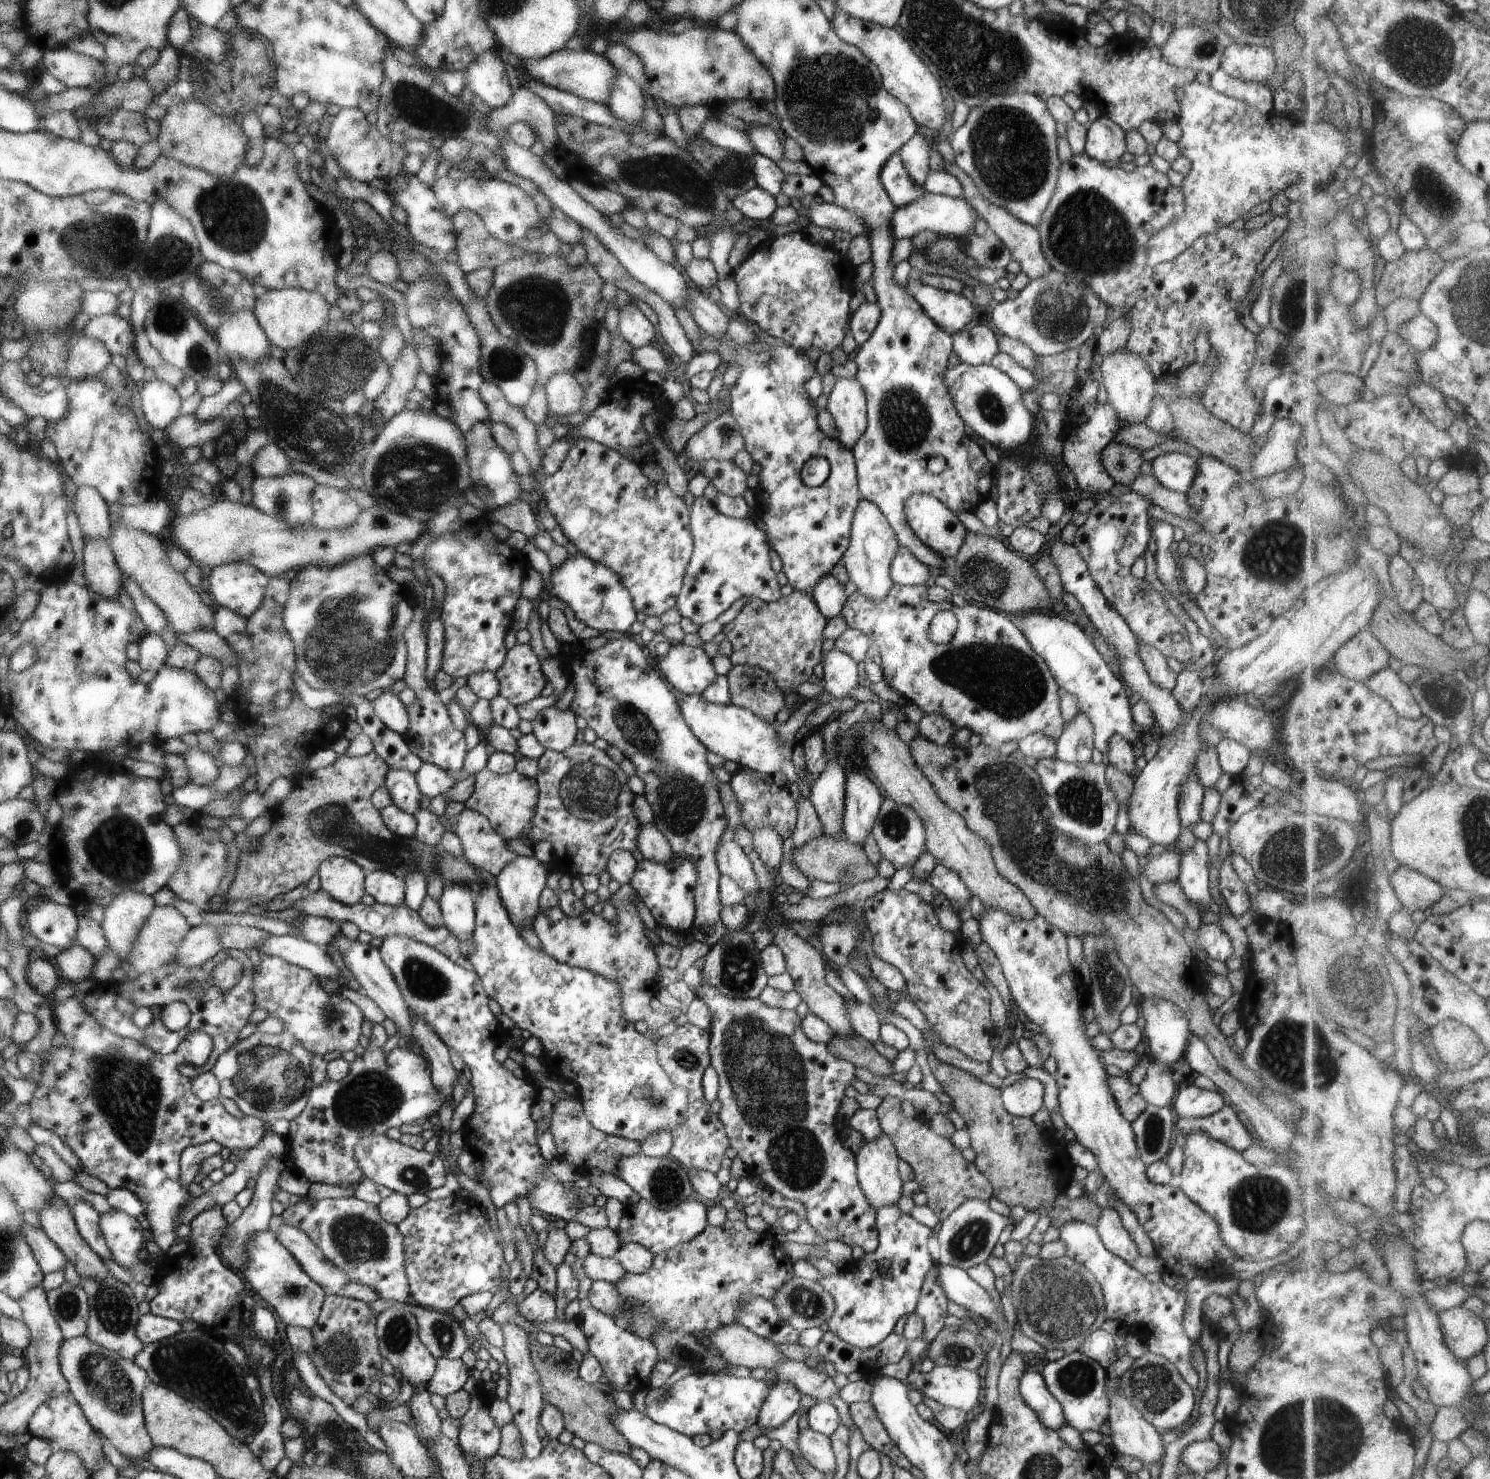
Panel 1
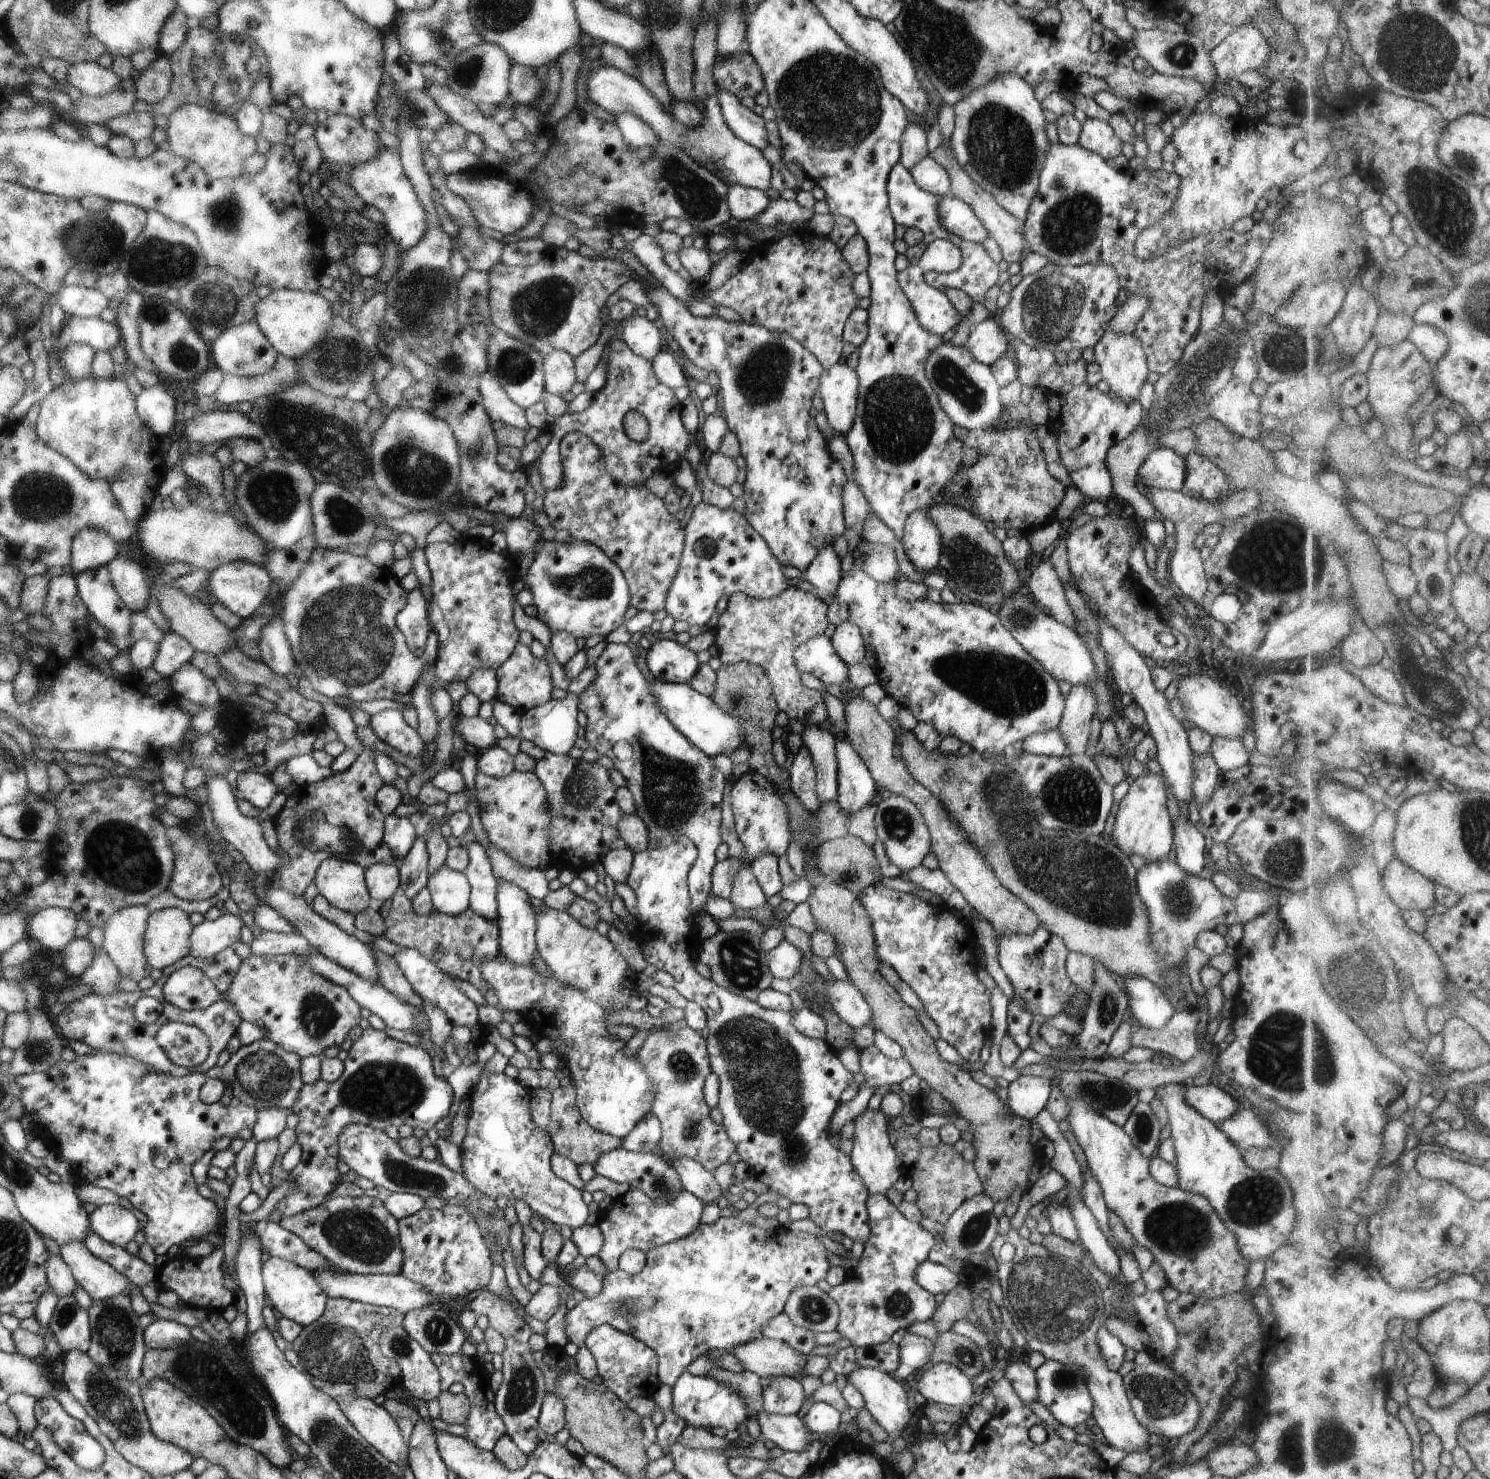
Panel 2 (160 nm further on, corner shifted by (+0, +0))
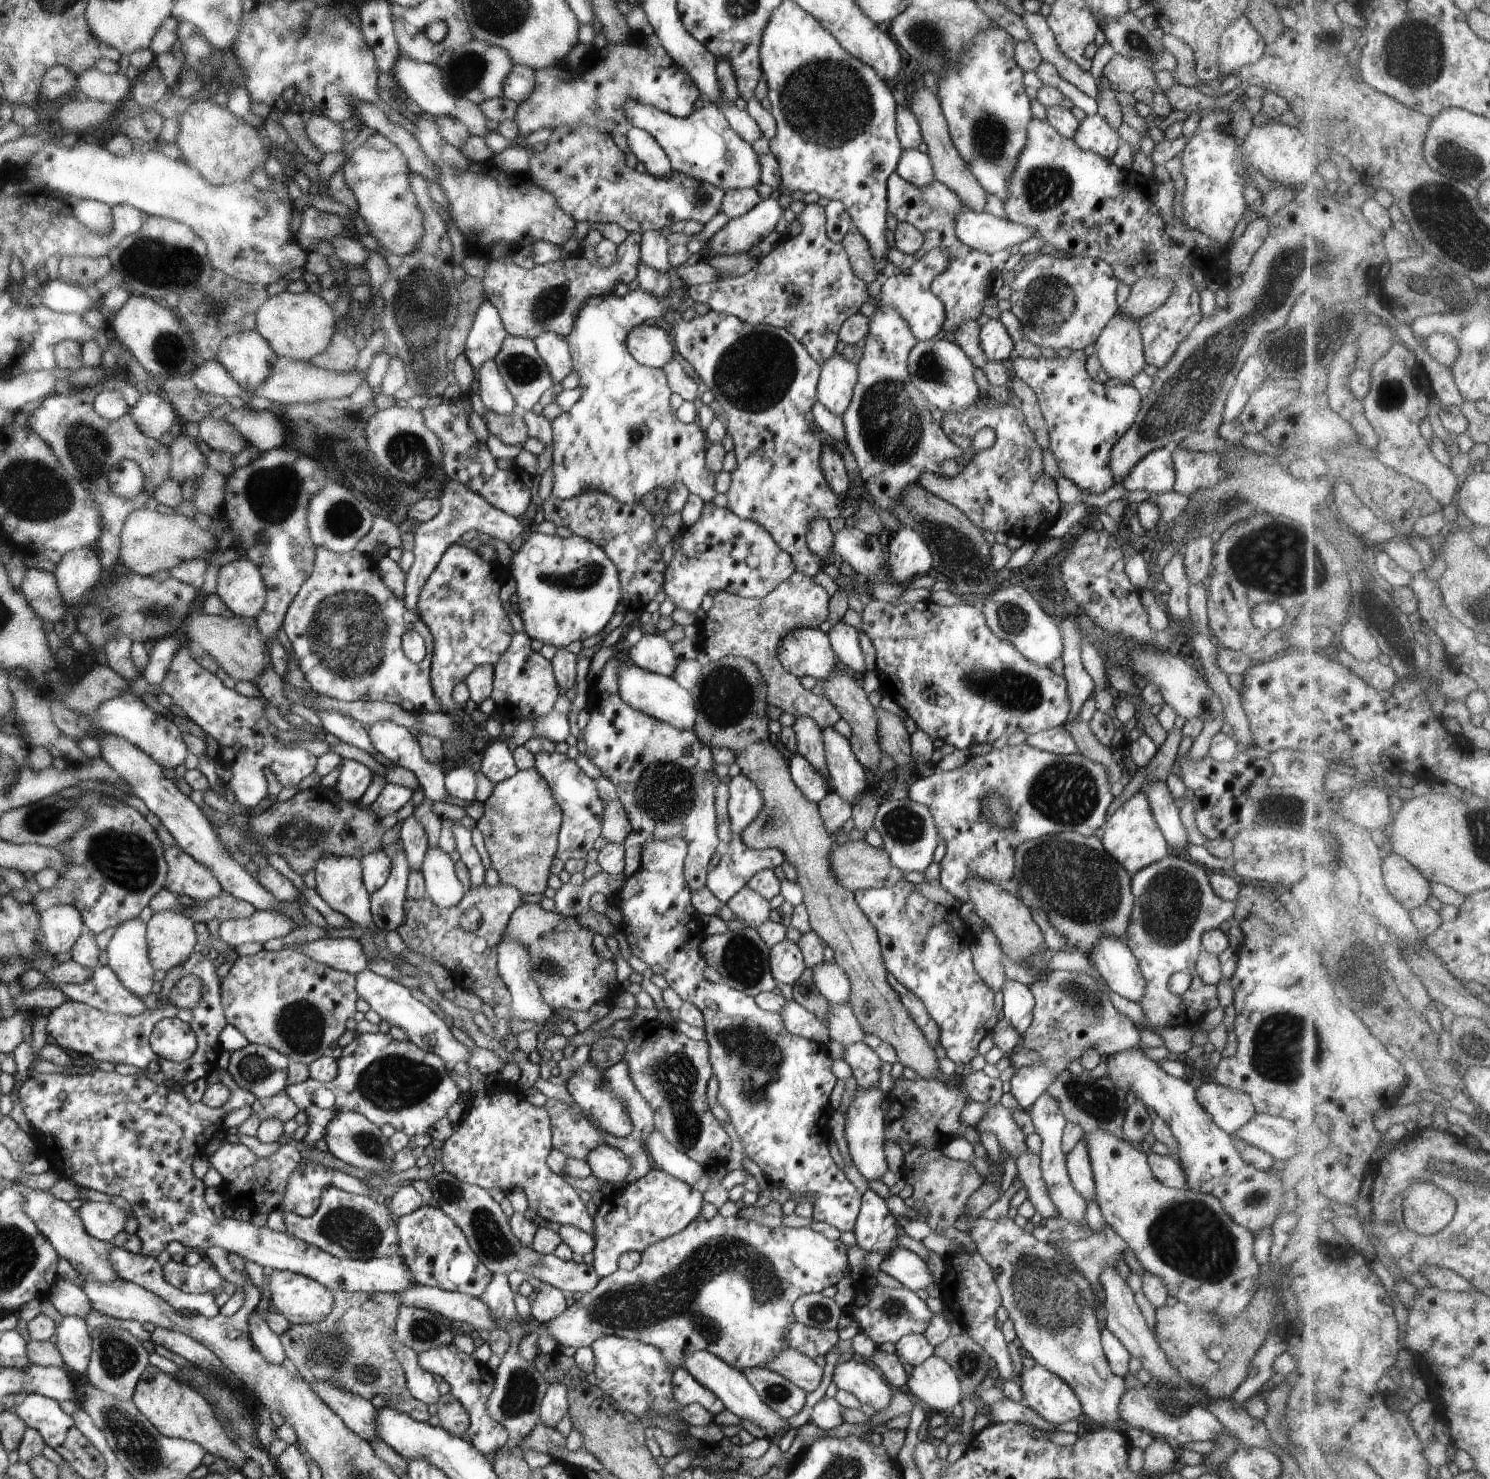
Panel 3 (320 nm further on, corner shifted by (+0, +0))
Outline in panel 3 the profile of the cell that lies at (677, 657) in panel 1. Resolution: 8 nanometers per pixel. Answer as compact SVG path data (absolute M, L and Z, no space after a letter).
M663 634L642 635L628 650L630 662L644 670L671 677L679 660Z

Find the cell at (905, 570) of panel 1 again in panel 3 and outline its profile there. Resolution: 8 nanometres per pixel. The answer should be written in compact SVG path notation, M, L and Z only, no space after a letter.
M845 526L834 531L833 552L858 574L868 577L886 566L886 554L876 535L866 535L858 527Z

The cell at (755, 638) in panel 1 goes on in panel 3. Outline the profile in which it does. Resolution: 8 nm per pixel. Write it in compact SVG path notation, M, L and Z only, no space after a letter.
M794 571L784 582L762 598L745 599L717 592L712 607L705 611L705 618L696 621L698 644L710 662L732 655L753 662L767 686L767 705L773 704L782 712L798 717L810 717L823 730L840 720L839 709L822 695L804 689L797 676L786 672L778 660L781 640L792 631L801 628L819 628L829 615L829 597L826 589L800 571Z

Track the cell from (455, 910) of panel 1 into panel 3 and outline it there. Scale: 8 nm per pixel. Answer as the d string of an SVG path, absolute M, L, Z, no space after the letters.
M428 847L419 870L424 877L427 897L442 908L458 904L468 890L455 873L450 855L438 847Z

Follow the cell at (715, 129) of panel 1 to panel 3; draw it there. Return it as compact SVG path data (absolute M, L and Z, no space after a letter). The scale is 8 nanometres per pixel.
M630 32L630 36L623 43L608 43L604 48L597 49L596 47L592 47L586 55L582 58L578 65L568 65L563 66L562 64L552 67L545 68L542 70L535 71L535 85L532 89L532 92L529 94L529 98L519 102L517 104L516 115L513 118L516 121L520 141L523 142L524 138L526 138L529 133L534 132L536 130L540 130L540 128L551 128L552 130L557 129L560 125L563 127L578 127L582 125L583 127L589 126L592 128L597 128L610 136L616 136L617 134L626 134L628 129L632 127L631 122L629 121L628 115L624 110L627 101L641 101L642 104L646 106L651 106L661 110L662 112L668 113L669 115L675 117L687 117L694 111L694 102L698 98L701 97L701 92L699 88L694 84L694 81L680 68L673 60L668 56L668 53L664 50L664 47L660 44L659 38L653 33L651 35L641 35L638 33Z

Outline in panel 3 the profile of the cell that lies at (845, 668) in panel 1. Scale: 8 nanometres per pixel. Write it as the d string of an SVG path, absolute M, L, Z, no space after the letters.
M801 628L789 632L778 647L778 660L786 672L797 676L814 676L819 682L825 681L831 672L840 667L831 647L828 635L818 628Z

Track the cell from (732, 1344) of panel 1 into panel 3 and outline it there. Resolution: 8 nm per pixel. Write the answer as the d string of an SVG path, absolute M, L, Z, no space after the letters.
M790 1348L779 1352L764 1368L779 1372L807 1394L822 1380L823 1368L813 1358Z

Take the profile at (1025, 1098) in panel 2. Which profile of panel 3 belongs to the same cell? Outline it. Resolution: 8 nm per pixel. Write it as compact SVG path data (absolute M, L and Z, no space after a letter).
M1053 969L1045 979L1034 981L1029 985L1029 989L1035 998L1033 1019L1029 1027L1021 1034L1020 1044L1027 1051L1032 1051L1042 1056L1046 1062L1040 1061L1039 1063L1018 1067L1012 1075L1010 1092L1016 1098L1022 1110L1032 1106L1046 1092L1050 1084L1054 1082L1059 1072L1068 1069L1071 1062L1081 1058L1084 1051L1094 1049L1102 1054L1103 1057L1108 1057L1112 1053L1142 1045L1142 1033L1139 1032L1129 1017L1118 1012L1112 1005L1108 993L1104 992L1101 982L1091 974Z

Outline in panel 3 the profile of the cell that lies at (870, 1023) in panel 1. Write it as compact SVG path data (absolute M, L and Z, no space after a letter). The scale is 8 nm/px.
M822 961L811 969L813 985L829 1003L841 1005L849 1002L852 992L849 978L835 961Z

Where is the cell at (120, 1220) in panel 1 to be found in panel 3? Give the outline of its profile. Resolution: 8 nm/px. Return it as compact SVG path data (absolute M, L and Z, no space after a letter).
M83 1202L77 1210L86 1232L98 1240L114 1242L114 1236L124 1231L126 1210L110 1202Z

